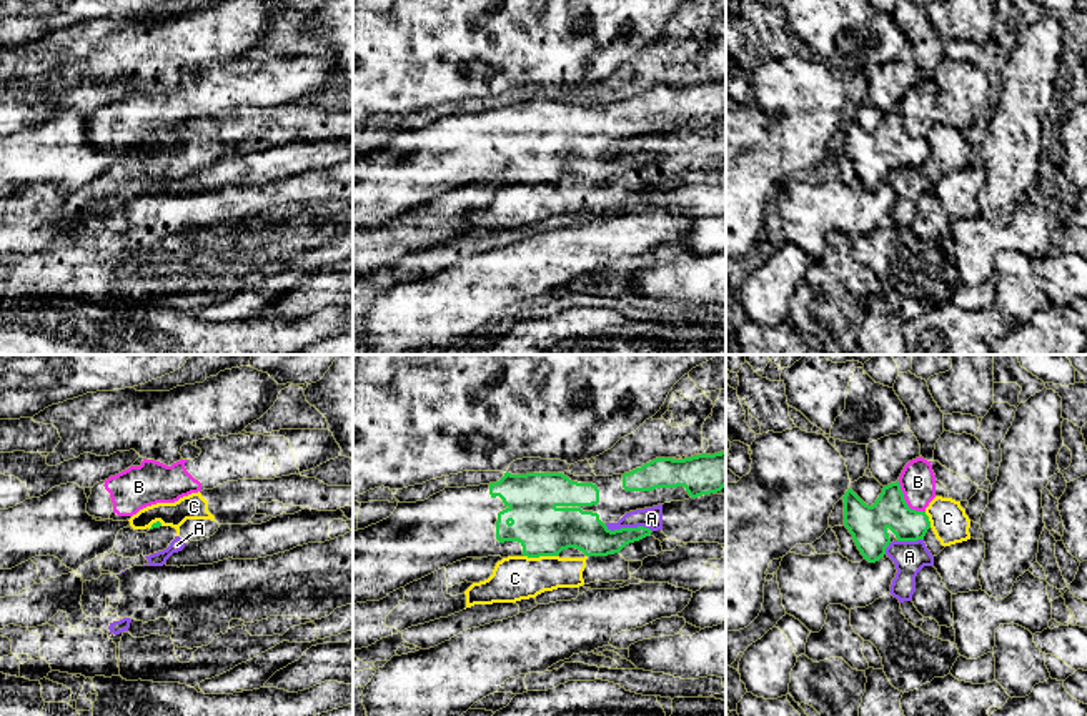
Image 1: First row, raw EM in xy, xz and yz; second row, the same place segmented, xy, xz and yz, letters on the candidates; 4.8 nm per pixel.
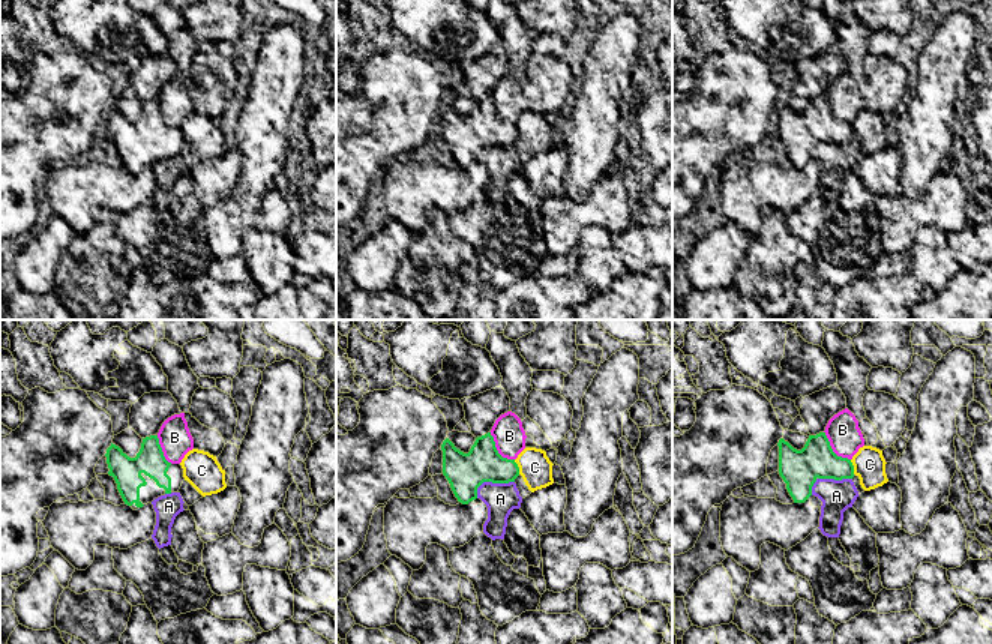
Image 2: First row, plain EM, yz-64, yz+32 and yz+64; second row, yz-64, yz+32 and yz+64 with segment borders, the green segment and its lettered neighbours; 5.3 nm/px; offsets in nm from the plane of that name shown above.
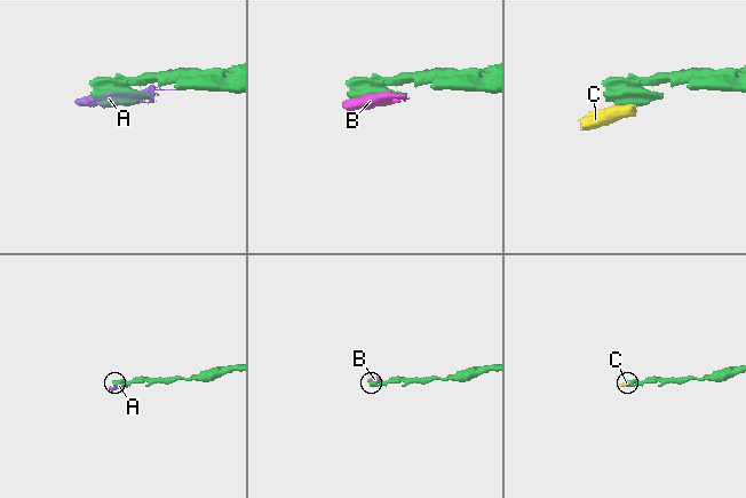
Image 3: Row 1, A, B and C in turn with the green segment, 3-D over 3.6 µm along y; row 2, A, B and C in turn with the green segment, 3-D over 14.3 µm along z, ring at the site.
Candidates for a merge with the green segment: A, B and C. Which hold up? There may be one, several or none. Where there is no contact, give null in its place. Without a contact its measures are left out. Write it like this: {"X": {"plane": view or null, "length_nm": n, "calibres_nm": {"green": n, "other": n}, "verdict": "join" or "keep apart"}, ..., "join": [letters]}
{"A": {"plane": "xz", "length_nm": 240, "calibres_nm": {"green": 190, "other": 100}, "verdict": "keep apart"}, "B": {"plane": "yz", "length_nm": 200, "calibres_nm": {"green": 190, "other": 180}, "verdict": "keep apart"}, "C": {"plane": "xz", "length_nm": 170, "calibres_nm": {"green": 260, "other": 220}, "verdict": "keep apart"}, "join": []}

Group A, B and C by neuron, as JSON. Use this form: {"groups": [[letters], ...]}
{"groups": [["A", "C"], ["B"]]}

